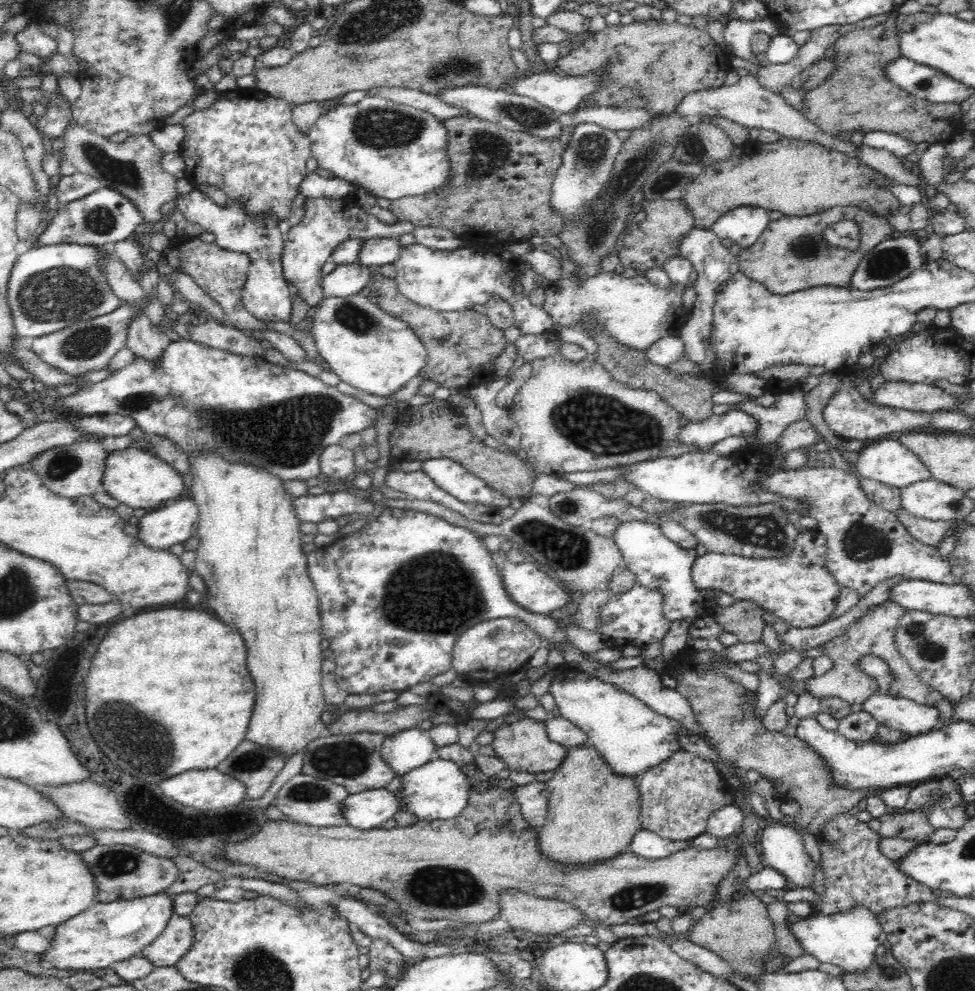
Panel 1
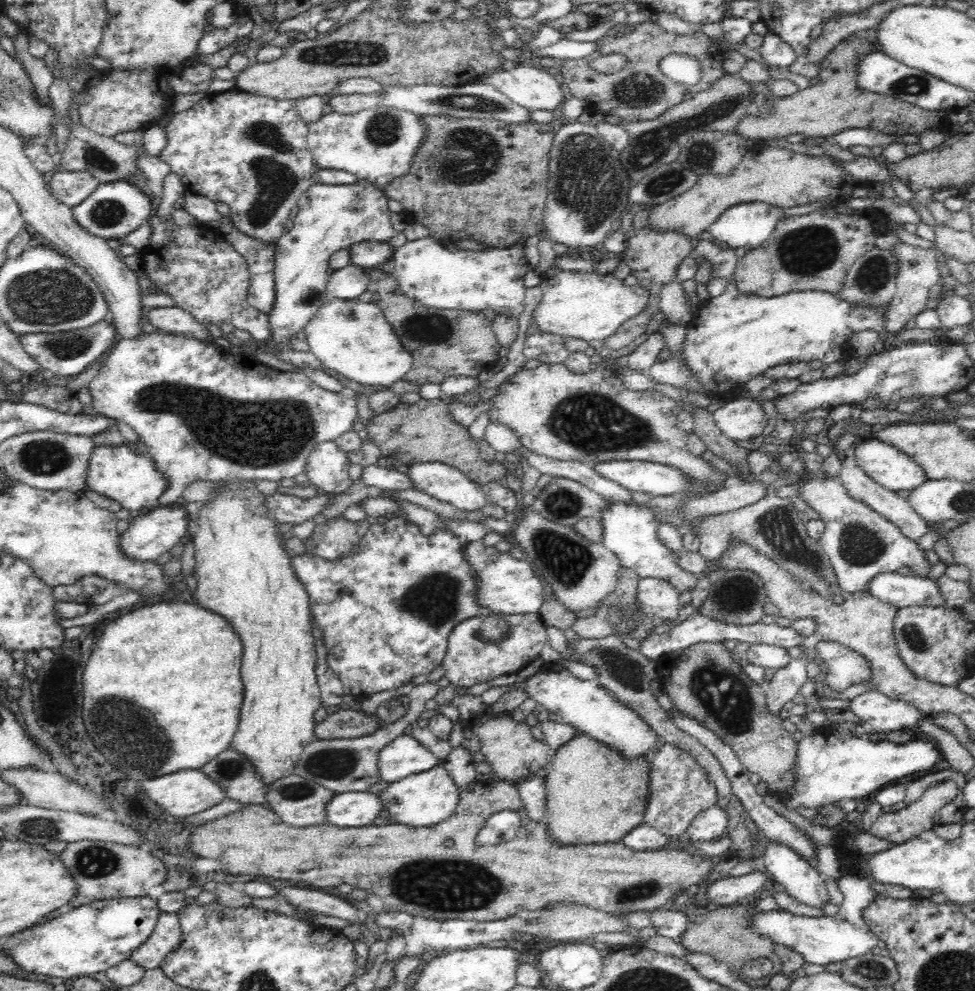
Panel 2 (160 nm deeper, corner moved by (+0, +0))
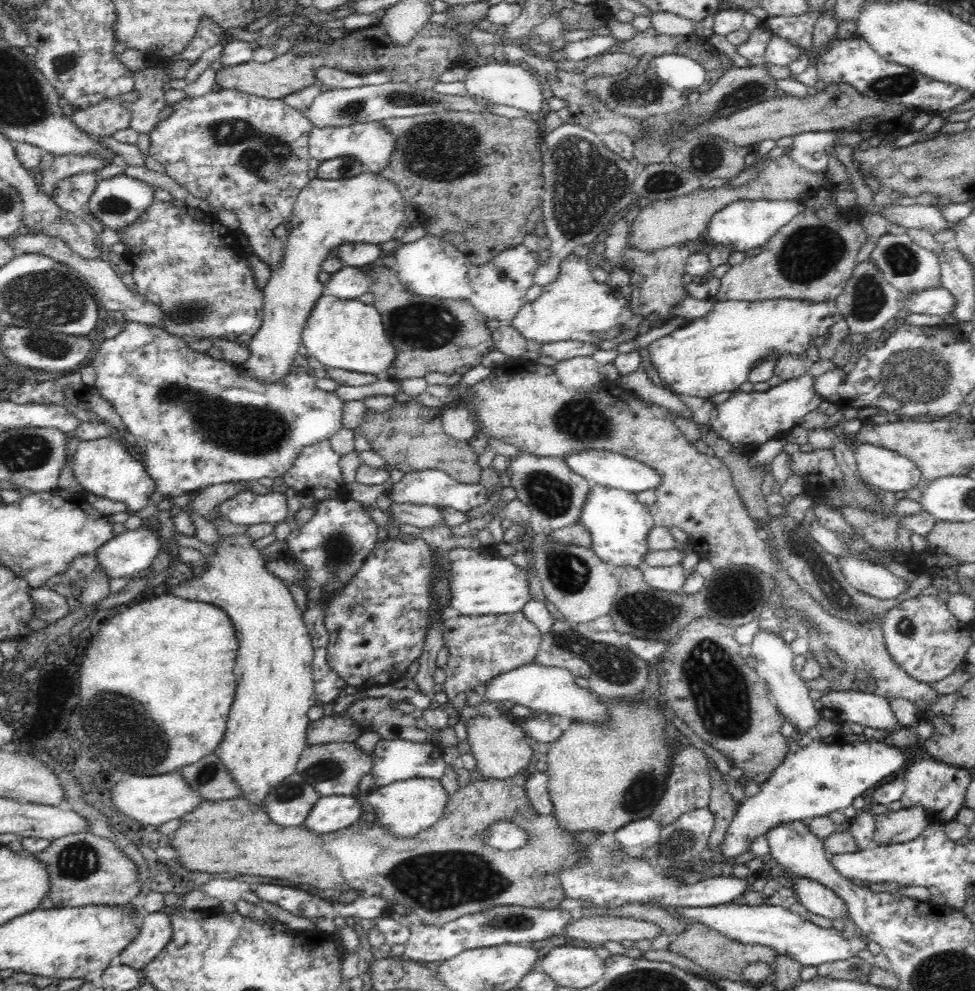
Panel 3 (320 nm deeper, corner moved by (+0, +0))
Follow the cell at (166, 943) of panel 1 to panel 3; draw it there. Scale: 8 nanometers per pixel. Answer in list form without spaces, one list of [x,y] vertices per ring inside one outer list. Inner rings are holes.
[[[169,911],[145,914],[140,932],[136,934],[134,942],[130,942],[117,963],[131,966],[142,972],[144,966],[152,962],[155,957],[164,951],[174,934],[170,923]]]

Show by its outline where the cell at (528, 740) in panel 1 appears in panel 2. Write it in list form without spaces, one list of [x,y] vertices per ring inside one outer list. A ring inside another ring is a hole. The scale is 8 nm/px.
[[[457,695],[454,696],[451,704],[452,714],[459,721],[464,722],[464,726],[470,729],[473,734],[478,736],[480,742],[480,752],[484,754],[484,760],[488,762],[490,768],[492,768],[494,775],[498,776],[500,779],[505,781],[516,780],[518,778],[526,777],[529,773],[536,773],[539,768],[543,766],[549,766],[551,760],[556,754],[555,749],[553,749],[545,741],[538,741],[532,737],[530,732],[530,726],[526,724],[515,723],[510,716],[492,716],[491,708],[492,706],[486,704],[481,696],[476,695]]]

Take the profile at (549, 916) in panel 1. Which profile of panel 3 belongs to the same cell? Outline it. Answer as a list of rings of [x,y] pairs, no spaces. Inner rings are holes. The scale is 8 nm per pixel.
[[[579,914],[564,932],[566,938],[586,940],[595,946],[610,941],[632,945],[639,940],[652,941],[662,934],[660,926],[646,920],[612,916],[584,917]]]

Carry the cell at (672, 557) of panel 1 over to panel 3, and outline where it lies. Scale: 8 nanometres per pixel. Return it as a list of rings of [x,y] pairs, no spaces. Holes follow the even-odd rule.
[[[592,484],[589,490],[588,498],[584,502],[584,508],[580,512],[578,523],[585,526],[591,534],[590,550],[595,552],[595,555],[613,567],[632,567],[645,568],[643,562],[644,555],[649,551],[647,543],[647,534],[650,529],[655,526],[652,515],[650,515],[649,508],[644,504],[640,504],[636,495],[619,490],[616,488],[609,488],[606,486],[599,486]]]

